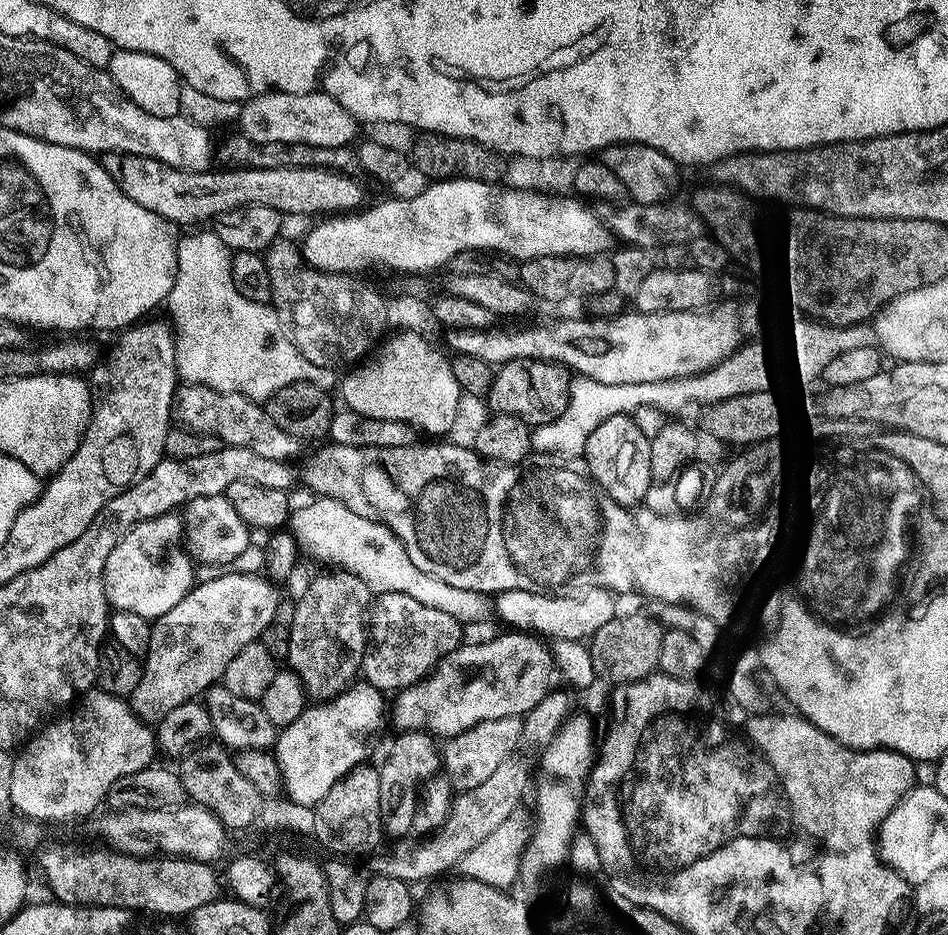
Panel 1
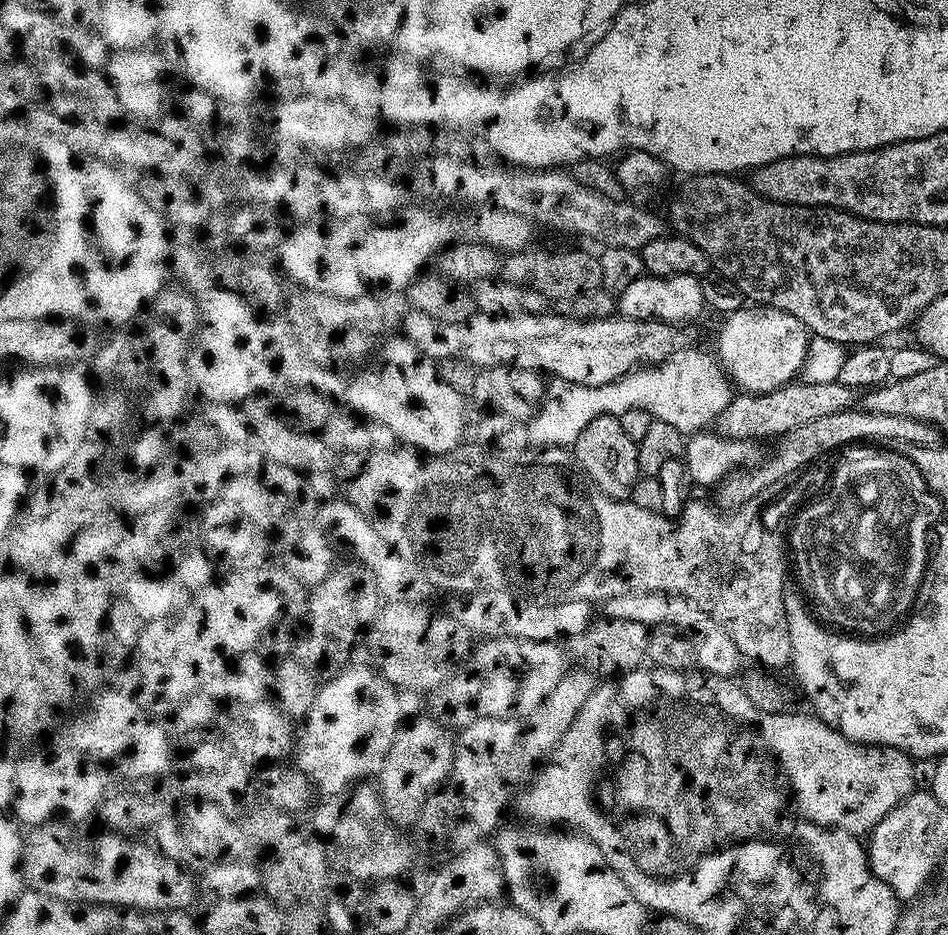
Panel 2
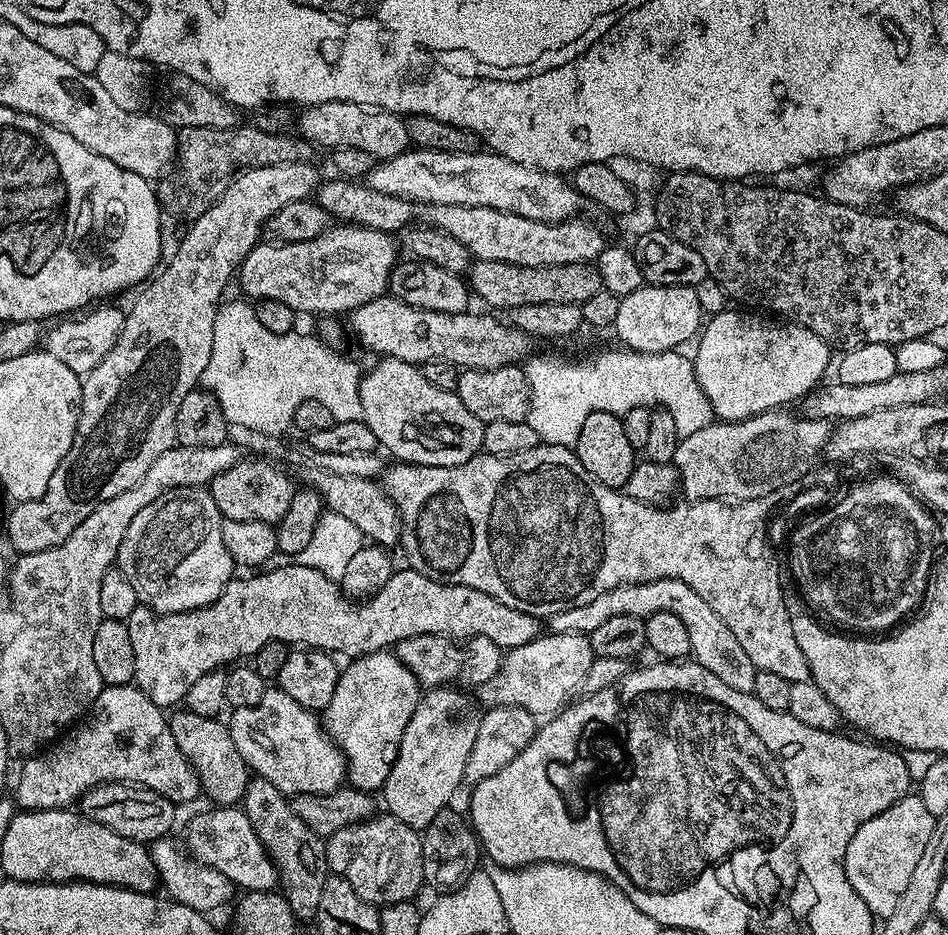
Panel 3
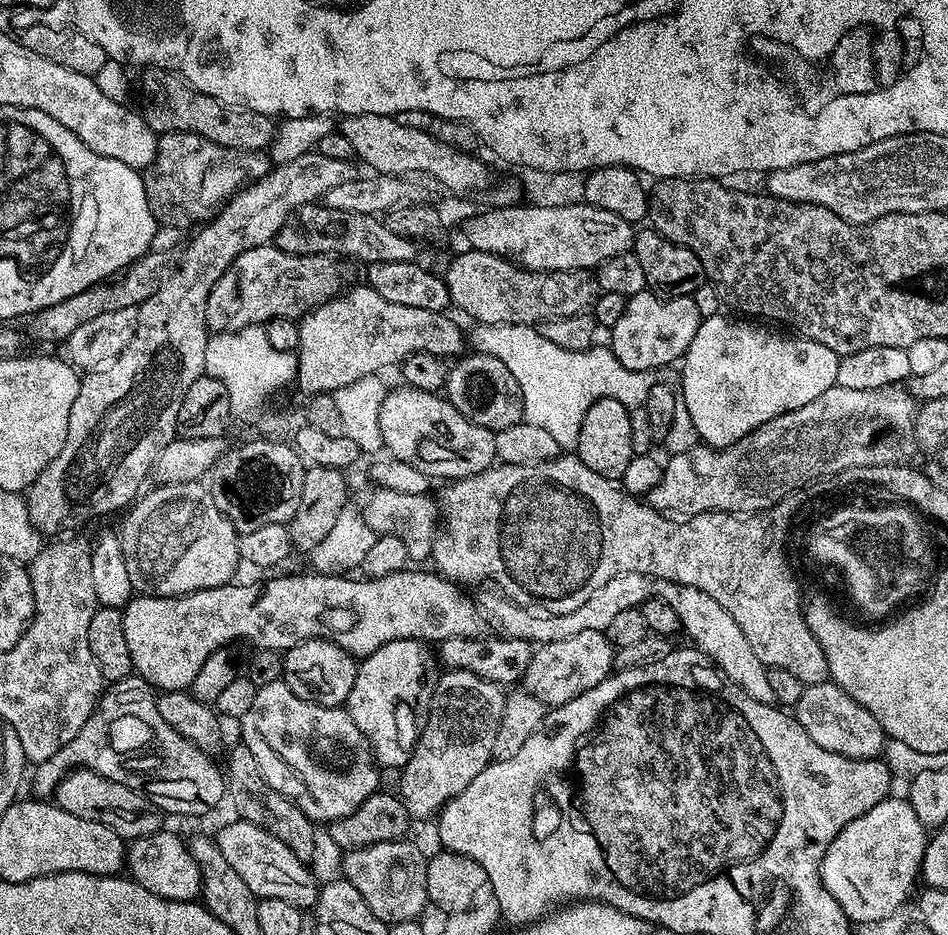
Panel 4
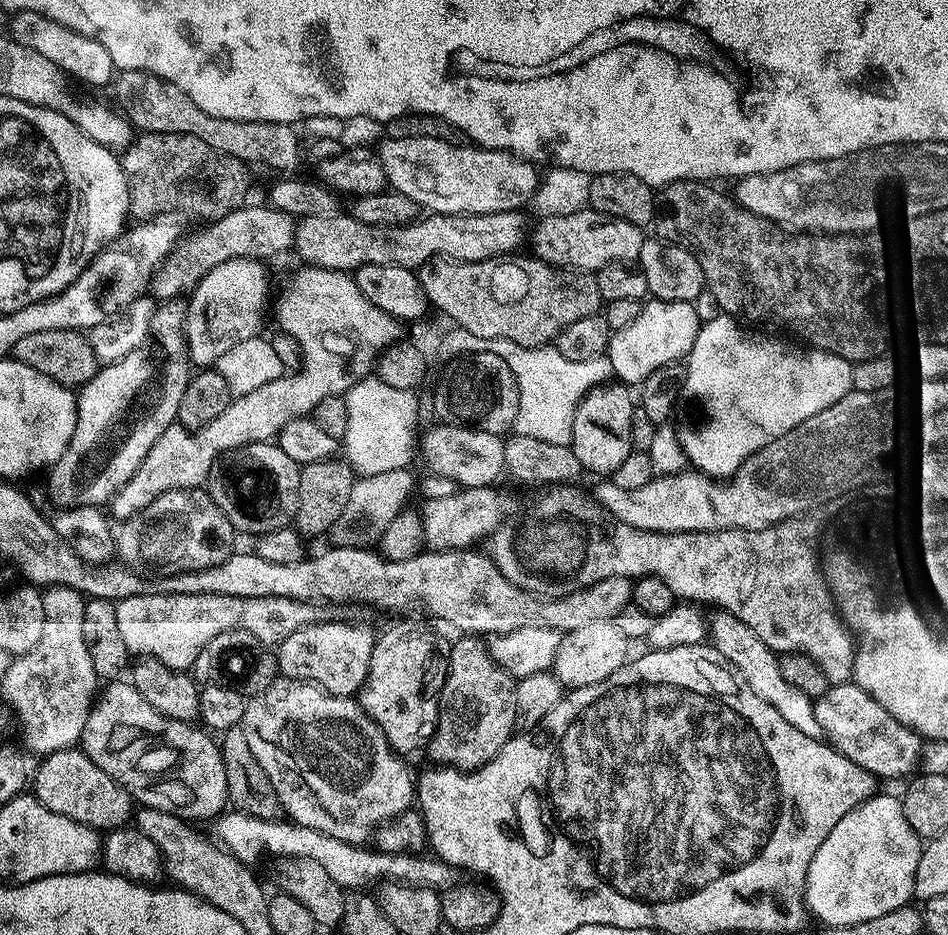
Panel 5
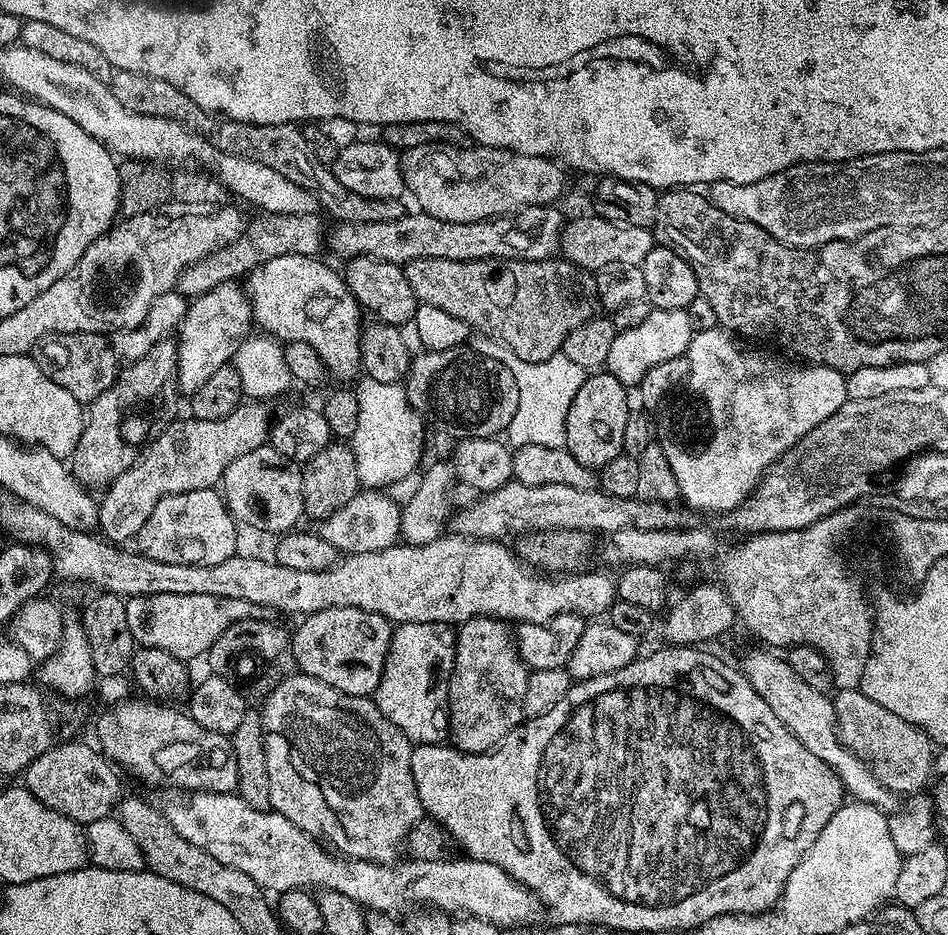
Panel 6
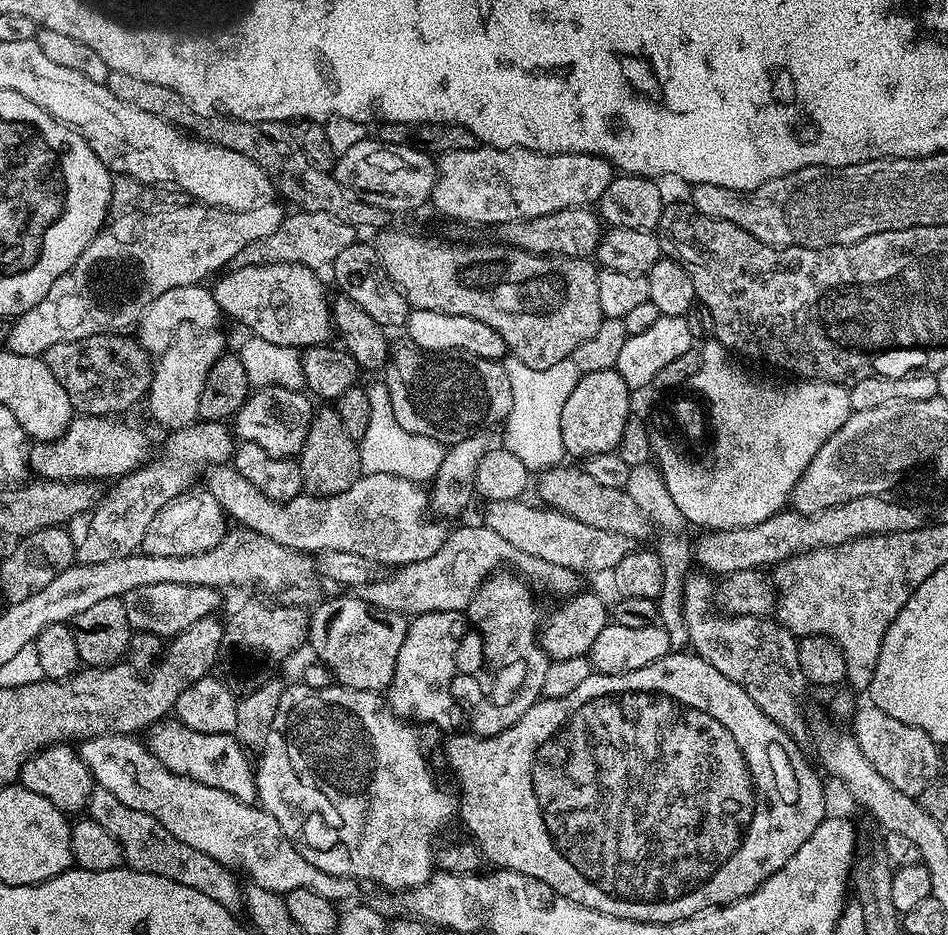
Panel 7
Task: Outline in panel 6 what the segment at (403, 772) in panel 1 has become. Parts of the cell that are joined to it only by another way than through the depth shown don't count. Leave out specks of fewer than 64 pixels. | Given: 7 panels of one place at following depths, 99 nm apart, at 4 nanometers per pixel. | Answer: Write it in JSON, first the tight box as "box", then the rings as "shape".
{"box":[448,616,529,753],"shape":[[[475,616],[459,625],[456,632],[456,657],[452,663],[452,677],[448,679],[448,731],[452,747],[463,752],[478,753],[490,752],[493,748],[497,748],[506,738],[506,734],[510,734],[510,730],[514,730],[525,719],[524,699],[526,698],[526,682],[528,681],[529,671],[528,665],[524,663],[524,659],[516,650],[513,629],[505,621],[495,620],[492,616]]]}

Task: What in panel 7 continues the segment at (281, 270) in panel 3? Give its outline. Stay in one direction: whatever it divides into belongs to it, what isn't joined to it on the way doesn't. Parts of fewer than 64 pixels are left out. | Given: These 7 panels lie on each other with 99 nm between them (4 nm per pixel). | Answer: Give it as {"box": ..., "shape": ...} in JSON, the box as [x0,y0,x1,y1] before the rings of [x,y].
{"box":[146,328,225,430],"shape":[[[180,328],[166,351],[159,353],[152,372],[152,384],[148,388],[146,405],[148,412],[164,427],[164,430],[185,428],[198,417],[198,398],[202,398],[202,386],[210,366],[225,355],[224,336],[211,328]]]}

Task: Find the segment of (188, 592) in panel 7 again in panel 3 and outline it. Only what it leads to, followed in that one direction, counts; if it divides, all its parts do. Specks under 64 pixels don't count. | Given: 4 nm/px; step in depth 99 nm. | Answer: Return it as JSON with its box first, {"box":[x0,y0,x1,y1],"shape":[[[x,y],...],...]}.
{"box":[126,562,542,710],"shape":[[[293,562],[285,564],[285,568],[269,567],[267,570],[257,571],[252,574],[257,576],[252,576],[249,580],[234,578],[212,604],[189,612],[158,613],[153,608],[136,607],[126,621],[130,630],[130,642],[134,642],[136,687],[141,688],[146,698],[150,698],[150,702],[154,702],[161,710],[175,709],[186,698],[186,690],[190,690],[190,686],[194,686],[194,682],[198,682],[202,674],[210,674],[225,666],[235,665],[243,661],[240,660],[243,656],[244,659],[250,658],[271,640],[281,640],[289,646],[307,646],[329,654],[355,658],[371,652],[383,652],[406,638],[422,634],[450,636],[457,642],[481,636],[490,638],[490,642],[494,642],[502,650],[507,650],[526,646],[526,642],[530,642],[542,632],[542,624],[537,617],[522,610],[514,610],[514,606],[506,606],[498,598],[482,594],[482,590],[474,590],[470,586],[444,584],[441,580],[426,578],[426,574],[411,566],[405,567],[405,572],[393,571],[386,586],[378,589],[375,596],[361,599],[357,603],[346,595],[337,581],[331,580],[318,570]]]}

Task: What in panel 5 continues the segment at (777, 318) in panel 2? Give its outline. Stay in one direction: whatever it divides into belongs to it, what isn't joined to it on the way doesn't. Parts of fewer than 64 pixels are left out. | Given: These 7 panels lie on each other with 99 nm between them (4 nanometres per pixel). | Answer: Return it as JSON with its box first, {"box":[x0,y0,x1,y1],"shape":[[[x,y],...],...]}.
{"box":[678,314,853,478],"shape":[[[727,314],[701,323],[684,364],[682,392],[696,403],[704,420],[678,428],[687,463],[695,471],[713,478],[731,476],[747,456],[774,437],[853,391],[849,361],[821,348],[792,344],[763,336]]]}

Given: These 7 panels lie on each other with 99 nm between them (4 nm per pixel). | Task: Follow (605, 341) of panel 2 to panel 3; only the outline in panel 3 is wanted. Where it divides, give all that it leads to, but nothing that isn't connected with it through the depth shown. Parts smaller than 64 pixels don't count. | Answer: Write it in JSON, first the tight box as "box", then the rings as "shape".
{"box":[350,294,530,369],"shape":[[[385,294],[358,306],[350,314],[352,332],[364,348],[380,358],[393,356],[402,362],[423,366],[431,360],[456,365],[457,369],[501,368],[507,364],[519,365],[529,355],[530,337],[511,323],[495,320],[492,316],[479,316],[475,310],[458,314],[438,314],[396,300]]]}

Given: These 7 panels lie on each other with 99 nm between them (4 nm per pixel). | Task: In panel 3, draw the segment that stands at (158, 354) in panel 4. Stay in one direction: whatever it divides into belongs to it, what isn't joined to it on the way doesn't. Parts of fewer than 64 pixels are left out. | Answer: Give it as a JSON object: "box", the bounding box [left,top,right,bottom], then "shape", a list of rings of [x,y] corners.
{"box":[8,162,318,553],"shape":[[[290,162],[241,171],[209,209],[187,225],[188,233],[181,238],[172,261],[168,265],[165,263],[137,291],[141,292],[137,294],[132,309],[127,309],[122,334],[118,334],[114,350],[110,350],[110,354],[106,354],[106,358],[102,358],[102,362],[98,362],[98,366],[83,377],[74,442],[70,450],[66,450],[66,458],[58,462],[58,470],[54,470],[50,486],[46,486],[37,500],[19,501],[13,507],[16,509],[9,514],[8,540],[17,548],[17,553],[50,550],[66,542],[66,538],[70,538],[70,534],[74,534],[74,530],[90,518],[99,504],[114,498],[114,494],[122,494],[122,490],[130,490],[130,486],[137,484],[146,470],[154,466],[154,458],[158,458],[158,454],[166,454],[166,450],[174,447],[178,406],[182,406],[182,398],[186,398],[186,394],[201,383],[210,362],[214,322],[225,299],[224,287],[228,279],[237,275],[241,262],[252,248],[261,243],[262,229],[274,214],[278,214],[278,210],[282,210],[282,206],[290,206],[290,202],[295,200],[309,199],[315,193],[318,187],[315,166],[312,162]]]}

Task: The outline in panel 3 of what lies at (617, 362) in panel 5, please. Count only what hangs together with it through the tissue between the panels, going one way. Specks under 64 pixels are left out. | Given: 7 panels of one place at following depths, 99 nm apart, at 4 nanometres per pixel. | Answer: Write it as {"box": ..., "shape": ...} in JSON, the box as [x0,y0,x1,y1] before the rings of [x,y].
{"box":[614,284,702,352],"shape":[[[645,284],[634,294],[620,297],[614,333],[625,349],[633,352],[671,352],[701,331],[702,311],[695,287]]]}

